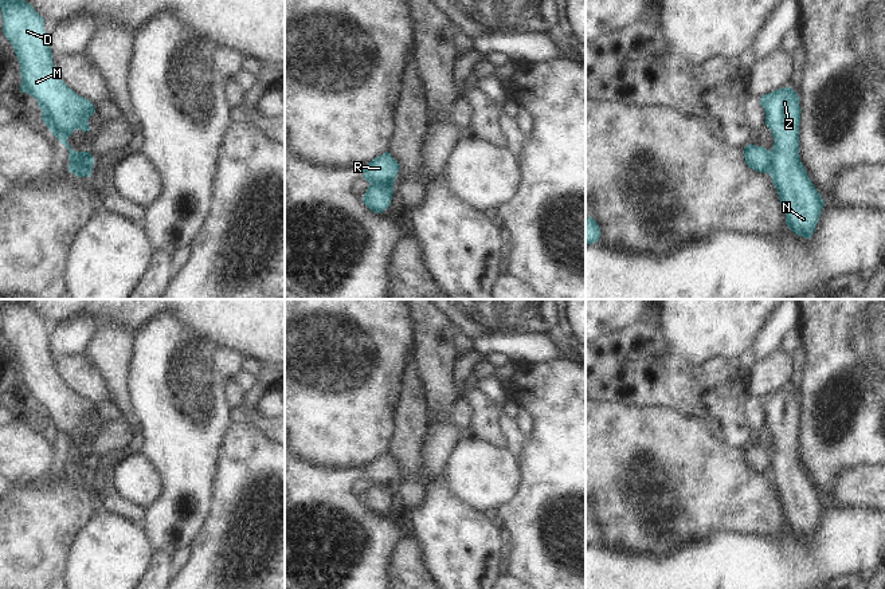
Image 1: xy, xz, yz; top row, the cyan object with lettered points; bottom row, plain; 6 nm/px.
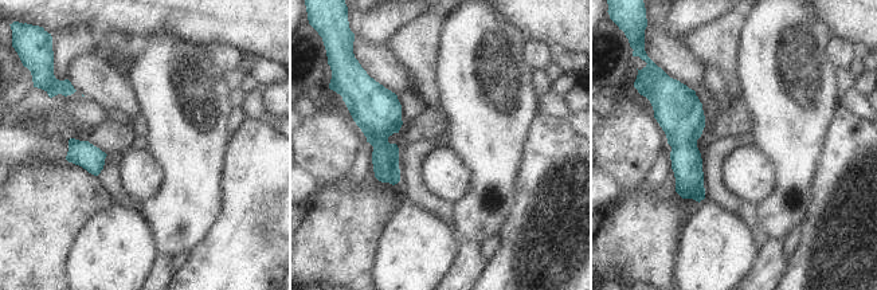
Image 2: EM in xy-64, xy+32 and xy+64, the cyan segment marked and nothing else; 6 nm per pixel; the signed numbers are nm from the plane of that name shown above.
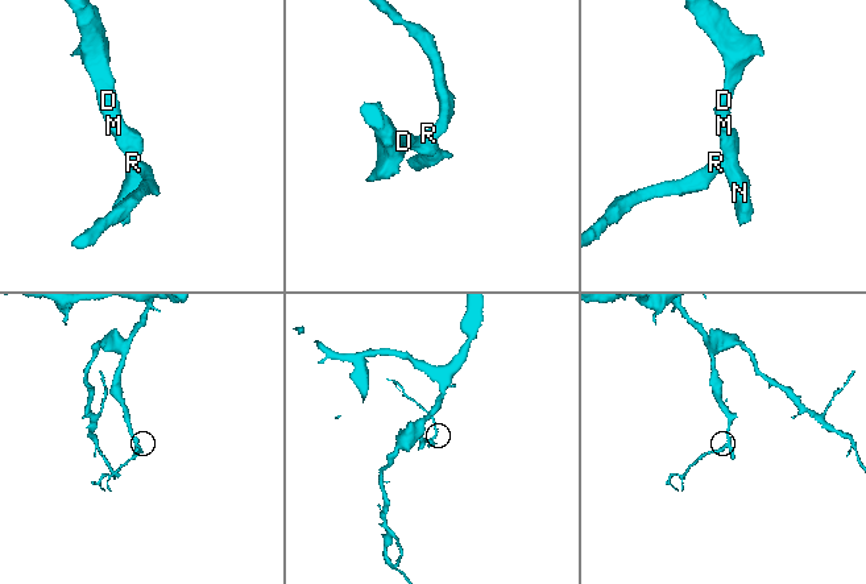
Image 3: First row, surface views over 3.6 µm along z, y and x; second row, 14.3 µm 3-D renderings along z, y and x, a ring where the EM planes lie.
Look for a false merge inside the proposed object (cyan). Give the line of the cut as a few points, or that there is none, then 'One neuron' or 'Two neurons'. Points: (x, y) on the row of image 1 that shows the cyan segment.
Split along xy (75, 154), (73, 160), (82, 163), (82, 171), (86, 175). Two neurons

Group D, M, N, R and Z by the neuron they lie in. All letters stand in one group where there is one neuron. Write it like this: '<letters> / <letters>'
D M N Z / R

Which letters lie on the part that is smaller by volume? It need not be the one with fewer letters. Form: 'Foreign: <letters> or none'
Foreign: R

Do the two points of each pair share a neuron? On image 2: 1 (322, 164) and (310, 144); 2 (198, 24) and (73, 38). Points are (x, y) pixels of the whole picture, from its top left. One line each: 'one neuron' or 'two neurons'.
1: one neuron
2: two neurons

